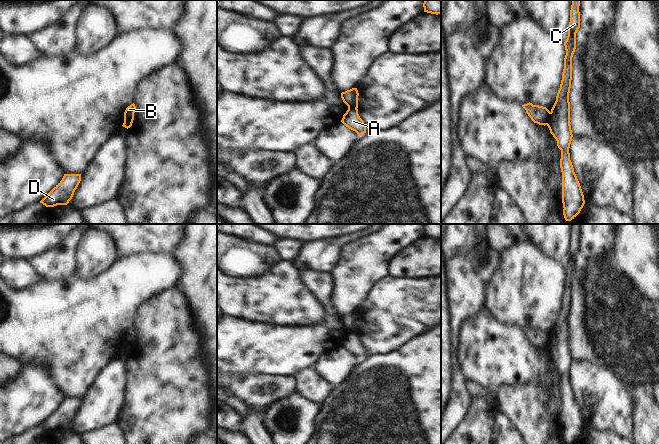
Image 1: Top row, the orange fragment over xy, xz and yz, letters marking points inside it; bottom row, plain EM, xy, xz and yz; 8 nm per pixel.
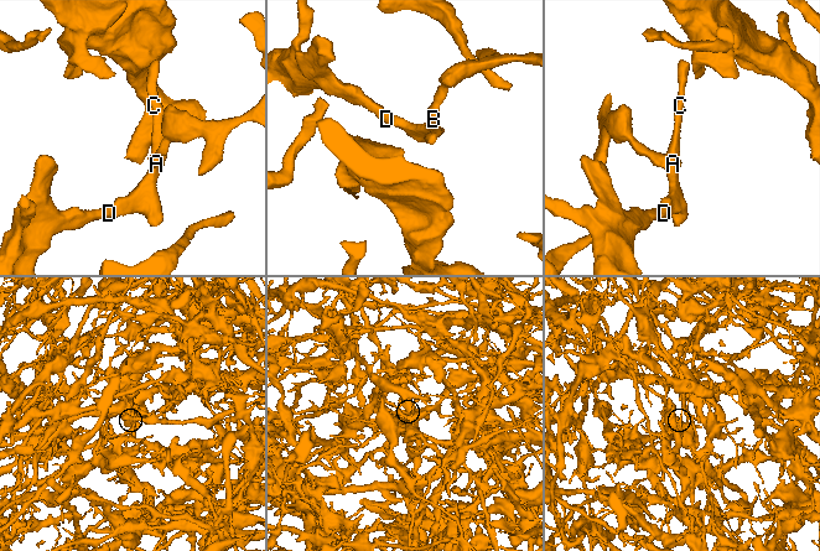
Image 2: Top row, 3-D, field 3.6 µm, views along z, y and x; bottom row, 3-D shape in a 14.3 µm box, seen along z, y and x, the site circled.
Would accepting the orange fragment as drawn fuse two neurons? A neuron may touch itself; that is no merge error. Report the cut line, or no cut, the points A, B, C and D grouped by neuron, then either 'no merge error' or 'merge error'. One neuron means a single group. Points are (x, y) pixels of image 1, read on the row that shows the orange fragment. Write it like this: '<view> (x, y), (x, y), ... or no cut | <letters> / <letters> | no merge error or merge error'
yz (550, 112), (546, 124) | A C D / B | merge error

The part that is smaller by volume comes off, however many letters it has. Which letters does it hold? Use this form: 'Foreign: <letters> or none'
Foreign: B

